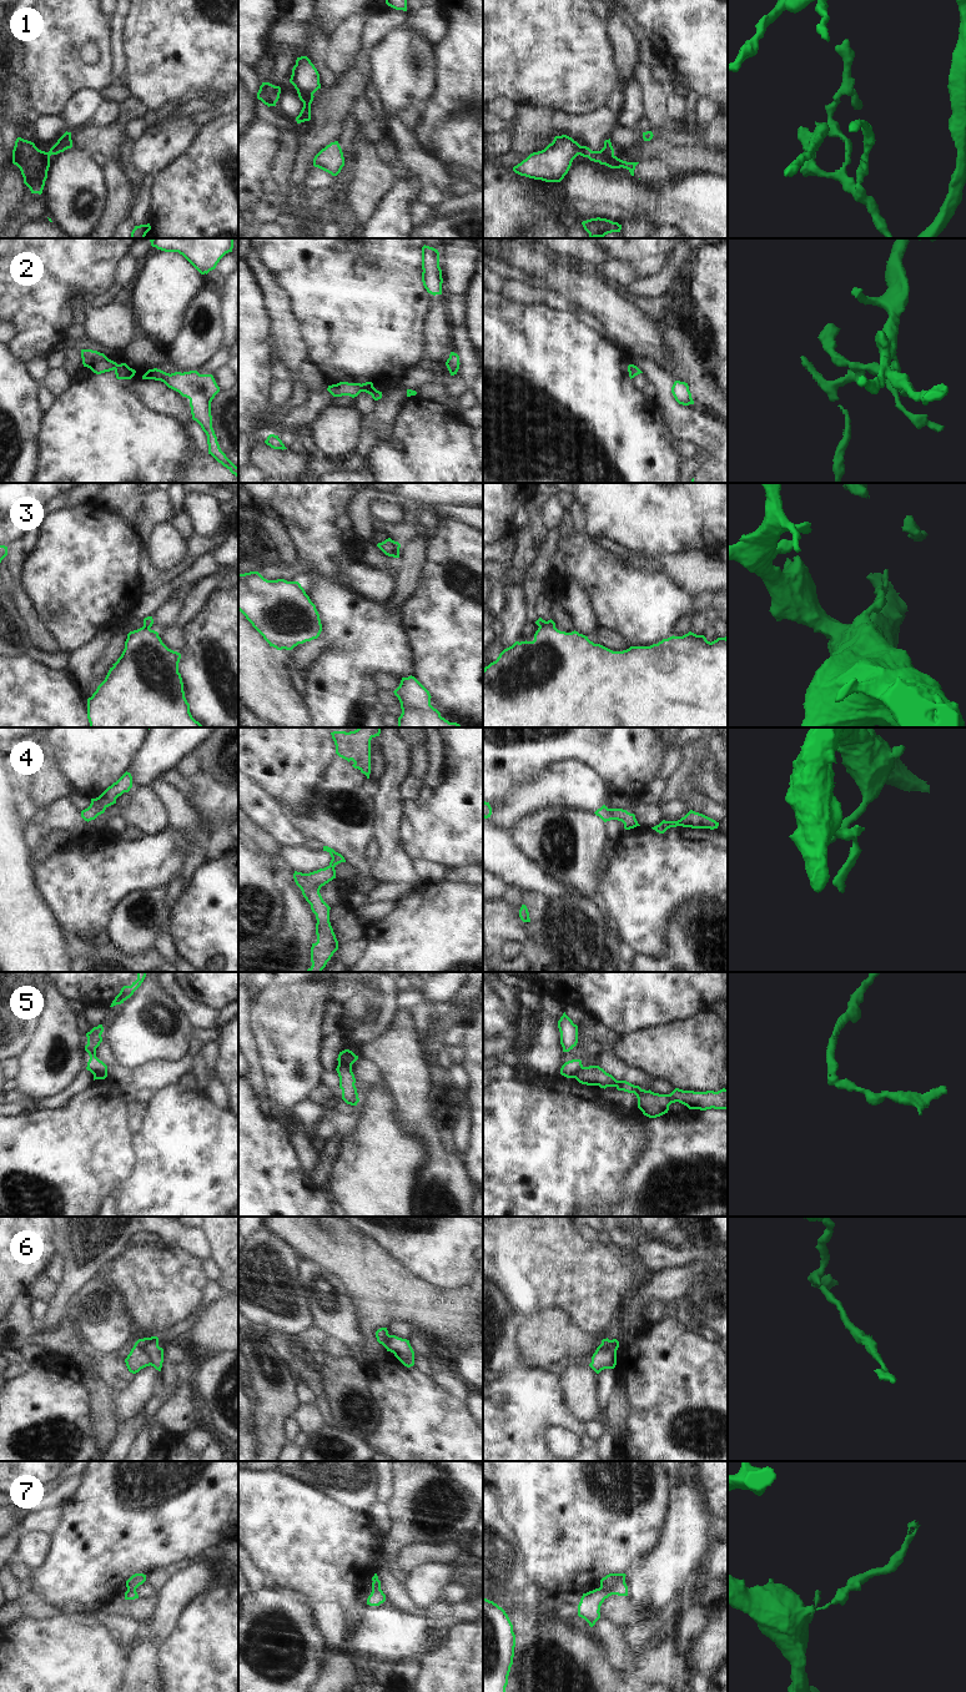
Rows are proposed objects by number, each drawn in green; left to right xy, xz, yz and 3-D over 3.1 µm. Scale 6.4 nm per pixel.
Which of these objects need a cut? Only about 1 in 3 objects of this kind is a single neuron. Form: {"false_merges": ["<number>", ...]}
{"false_merges": ["1", "3", "5", "6", "7"]}

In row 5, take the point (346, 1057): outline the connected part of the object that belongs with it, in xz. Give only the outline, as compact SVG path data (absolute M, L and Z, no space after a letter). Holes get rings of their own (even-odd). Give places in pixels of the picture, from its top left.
M344 1049L339 1052L338 1054L338 1064L343 1066L352 1066L358 1059L358 1056L356 1056L352 1051Z

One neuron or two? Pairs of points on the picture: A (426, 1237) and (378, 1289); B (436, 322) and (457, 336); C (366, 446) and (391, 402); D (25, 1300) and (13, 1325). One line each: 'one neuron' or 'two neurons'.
A: two neurons
B: two neurons
C: one neuron
D: one neuron

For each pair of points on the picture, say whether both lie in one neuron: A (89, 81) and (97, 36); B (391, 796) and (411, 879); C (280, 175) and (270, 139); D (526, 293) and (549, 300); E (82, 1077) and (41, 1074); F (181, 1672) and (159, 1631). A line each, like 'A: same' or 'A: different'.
A: same
B: same
C: different
D: same
E: different
F: different

